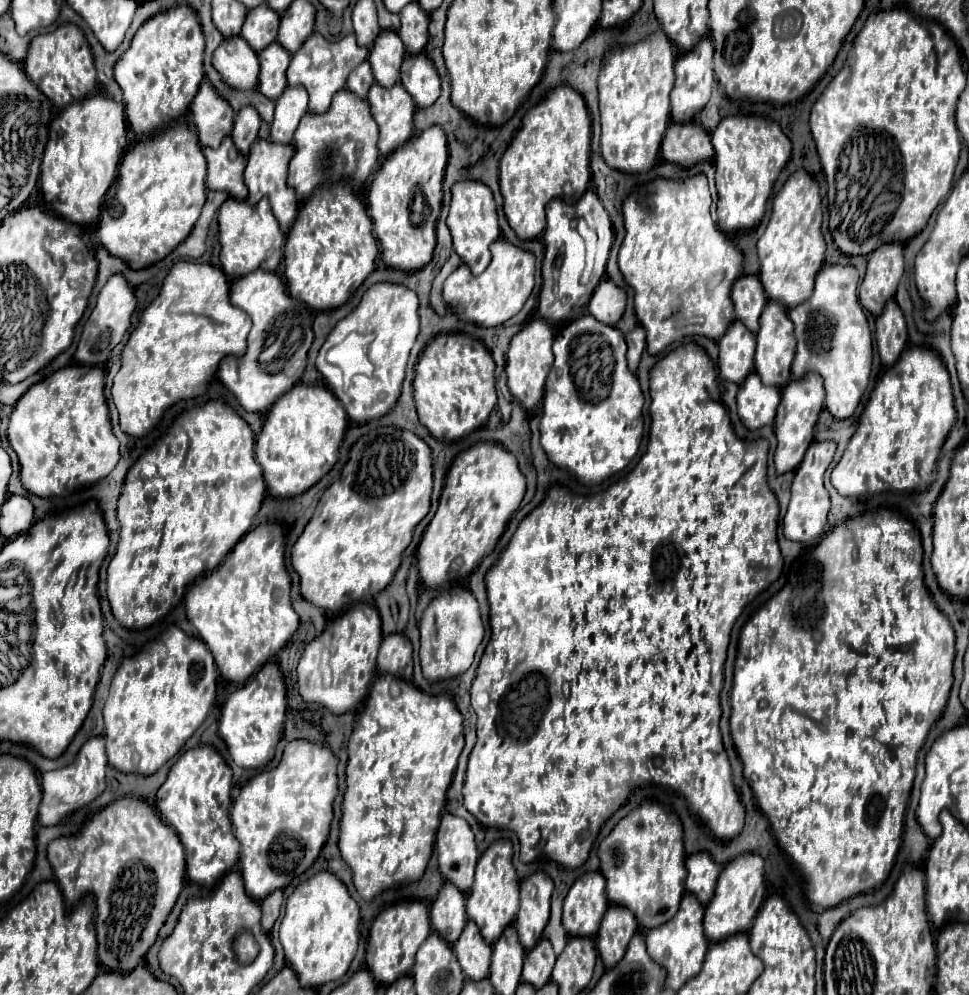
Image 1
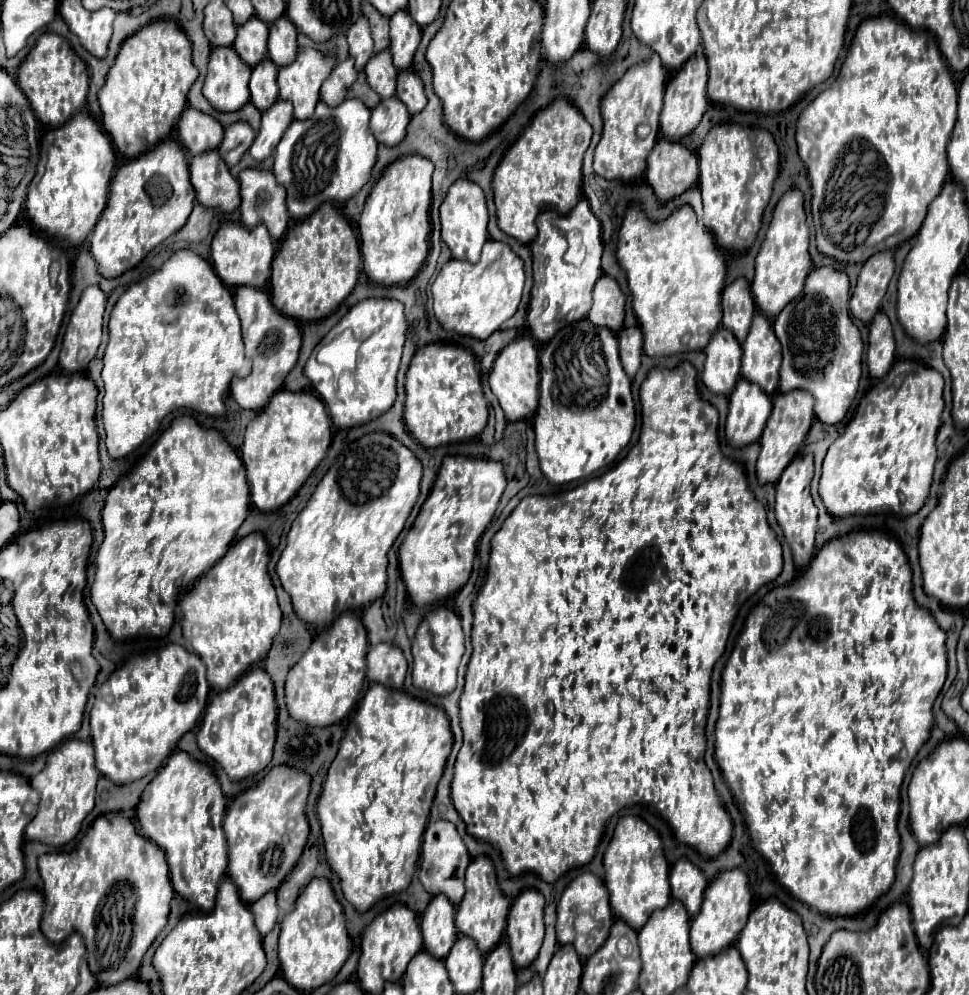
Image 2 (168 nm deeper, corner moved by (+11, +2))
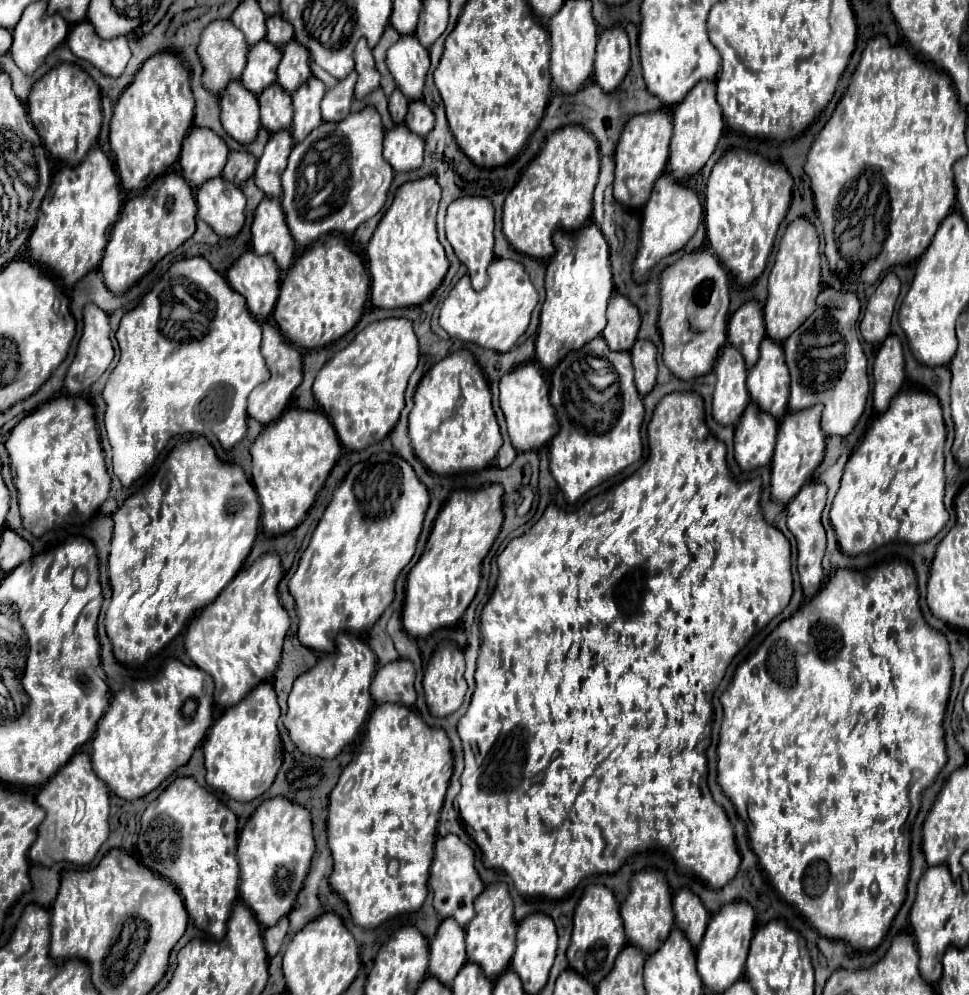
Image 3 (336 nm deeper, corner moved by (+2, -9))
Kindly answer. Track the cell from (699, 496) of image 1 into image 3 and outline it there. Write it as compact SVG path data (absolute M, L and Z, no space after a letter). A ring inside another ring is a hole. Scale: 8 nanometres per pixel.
M672 392L668 394L664 400L658 402L652 422L648 424L648 460L646 464L634 472L632 476L628 476L624 482L620 482L618 486L594 496L588 502L588 510L580 510L580 512L564 512L560 508L556 508L554 504L548 504L548 508L544 510L542 518L530 528L530 532L526 532L520 538L510 540L510 544L504 548L504 552L498 556L498 586L492 594L492 598L488 600L488 604L482 610L480 616L480 656L478 656L478 668L476 668L476 690L472 694L472 702L468 712L464 714L464 718L460 718L458 722L458 734L462 738L462 748L464 748L464 760L466 760L466 768L462 772L462 790L454 800L454 806L460 814L460 820L464 820L464 824L470 828L472 838L476 840L476 844L480 846L482 854L484 854L484 864L488 868L496 868L506 872L512 882L514 888L520 896L528 898L528 896L542 896L548 900L560 900L566 894L570 894L578 882L590 874L610 874L616 872L628 856L636 854L636 852L644 852L648 848L654 846L662 846L662 848L670 848L672 858L676 860L676 868L680 872L692 872L698 874L702 880L706 880L712 888L722 888L726 882L730 882L736 872L738 872L738 864L740 864L740 854L736 850L736 838L734 838L734 828L724 812L722 806L718 806L710 794L708 788L708 766L706 766L706 750L710 746L710 730L712 730L712 696L714 690L718 688L728 664L732 662L732 658L736 656L736 652L756 634L760 632L774 616L778 616L790 602L792 598L792 572L790 572L790 542L786 540L786 536L772 526L770 522L766 522L762 508L760 508L760 482L756 480L756 488L748 482L736 482L726 466L726 446L716 438L710 436L710 430L704 422L704 402L700 398L700 394L696 392Z

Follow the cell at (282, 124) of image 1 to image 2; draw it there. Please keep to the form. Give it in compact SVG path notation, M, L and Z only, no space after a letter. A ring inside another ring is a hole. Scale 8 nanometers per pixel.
M279 99L261 117L261 129L249 149L251 157L255 157L255 161L267 159L275 151L275 145L279 143L291 121L293 121L293 105L289 101Z

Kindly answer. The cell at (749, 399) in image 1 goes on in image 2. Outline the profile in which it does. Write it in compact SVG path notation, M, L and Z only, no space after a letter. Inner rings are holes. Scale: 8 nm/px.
M739 379L735 393L729 397L729 415L725 423L727 443L731 447L745 447L759 441L771 405L771 397L767 397L759 385Z

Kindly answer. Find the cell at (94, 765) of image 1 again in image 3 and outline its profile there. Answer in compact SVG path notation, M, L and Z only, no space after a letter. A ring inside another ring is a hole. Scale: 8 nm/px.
M78 752L68 764L40 790L36 802L46 810L46 818L38 828L38 838L30 848L30 860L42 866L68 860L72 864L88 864L108 838L108 786L94 774L90 756Z

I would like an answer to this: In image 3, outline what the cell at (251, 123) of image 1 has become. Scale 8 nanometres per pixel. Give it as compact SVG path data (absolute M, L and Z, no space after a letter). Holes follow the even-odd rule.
M230 152L222 176L228 182L234 182L234 184L240 186L244 180L248 180L254 174L256 162L258 160L252 154L248 154L248 152Z

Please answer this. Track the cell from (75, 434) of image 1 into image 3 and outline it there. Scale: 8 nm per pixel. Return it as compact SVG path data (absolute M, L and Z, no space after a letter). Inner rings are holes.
M62 394L44 404L40 404L34 412L30 412L24 420L20 420L8 440L6 450L10 454L10 466L14 474L14 482L20 496L20 514L24 526L34 534L42 536L46 530L54 528L56 524L76 520L86 522L98 506L108 498L110 492L110 476L104 462L104 450L100 446L98 424L96 424L96 410L90 400L76 394Z

